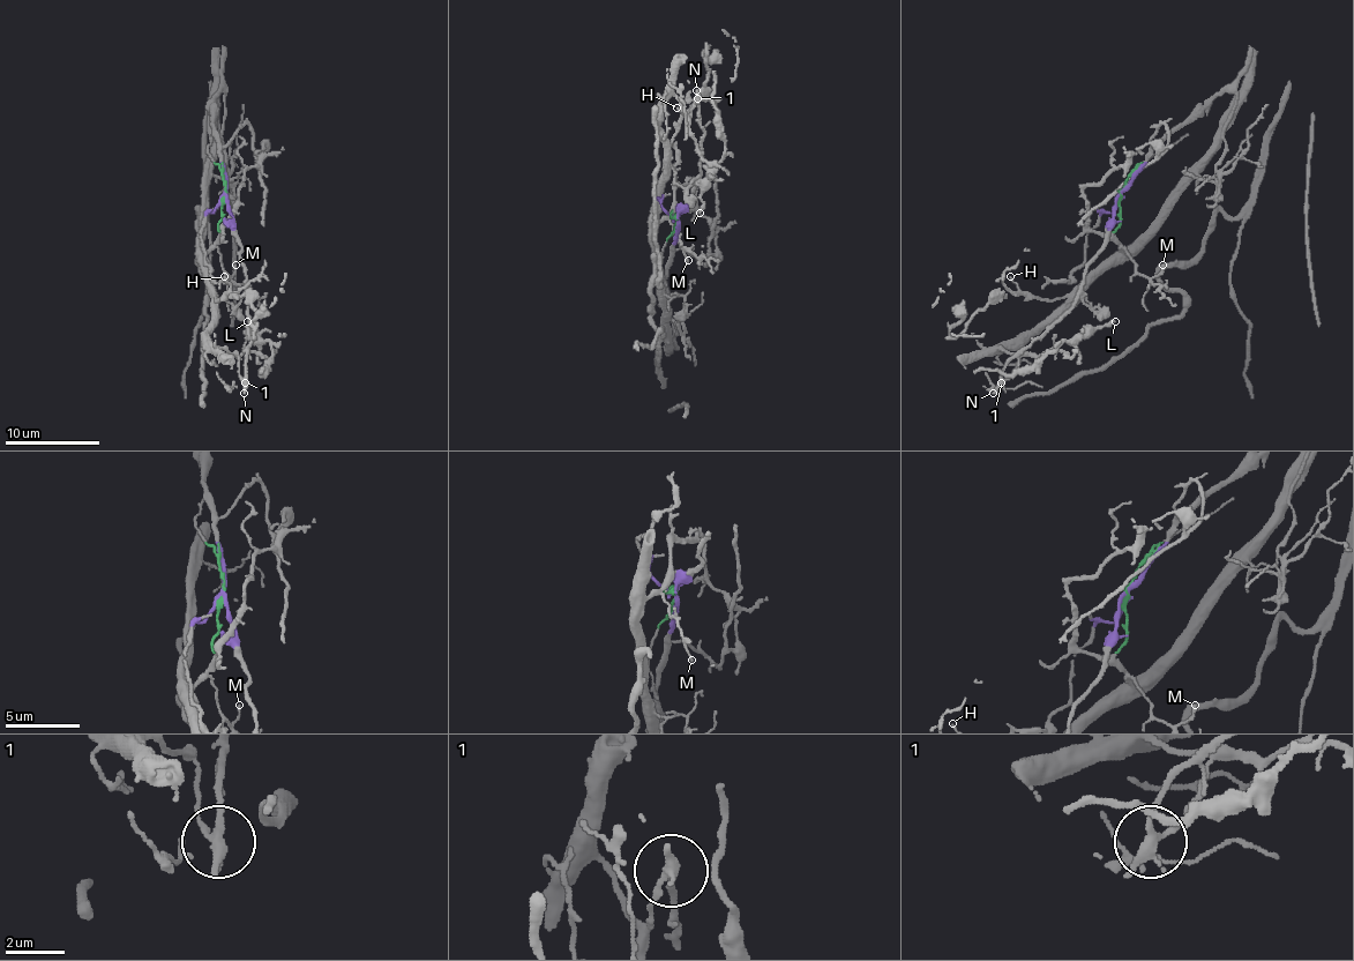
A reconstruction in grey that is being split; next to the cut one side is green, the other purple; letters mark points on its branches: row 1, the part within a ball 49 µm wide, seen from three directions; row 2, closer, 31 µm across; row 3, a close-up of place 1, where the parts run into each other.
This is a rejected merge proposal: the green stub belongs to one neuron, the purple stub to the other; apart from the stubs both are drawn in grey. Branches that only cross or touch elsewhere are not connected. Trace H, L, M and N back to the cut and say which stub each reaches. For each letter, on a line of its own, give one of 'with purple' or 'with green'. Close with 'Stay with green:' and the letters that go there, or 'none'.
H: with green
L: with purple
M: with green
N: with purple
Stay with green: H, M

